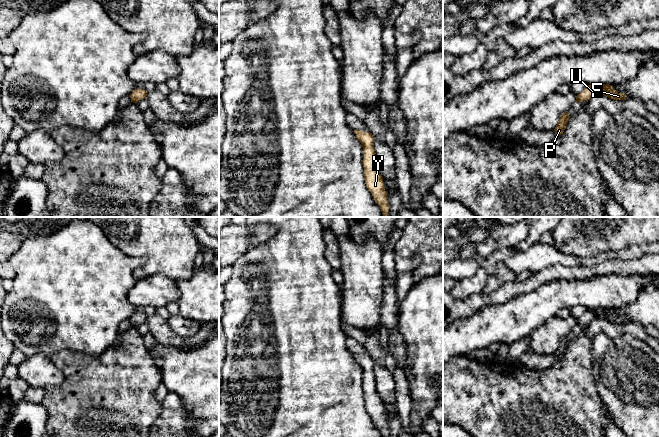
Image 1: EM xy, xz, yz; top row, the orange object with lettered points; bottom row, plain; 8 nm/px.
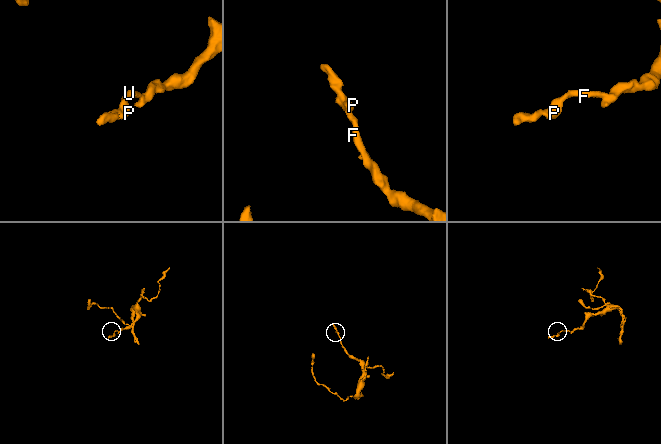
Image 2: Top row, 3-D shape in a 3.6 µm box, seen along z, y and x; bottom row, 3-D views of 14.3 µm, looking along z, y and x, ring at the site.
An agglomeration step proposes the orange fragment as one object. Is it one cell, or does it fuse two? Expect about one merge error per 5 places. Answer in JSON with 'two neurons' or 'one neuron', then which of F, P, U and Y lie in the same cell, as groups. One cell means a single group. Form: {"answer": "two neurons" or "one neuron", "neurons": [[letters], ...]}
{"answer": "one neuron", "neurons": [["F", "P", "U", "Y"]]}

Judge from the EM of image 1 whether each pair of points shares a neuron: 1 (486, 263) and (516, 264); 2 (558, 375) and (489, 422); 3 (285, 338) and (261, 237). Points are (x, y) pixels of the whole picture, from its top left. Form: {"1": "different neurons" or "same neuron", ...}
{"1": "same neuron", "2": "same neuron", "3": "different neurons"}

